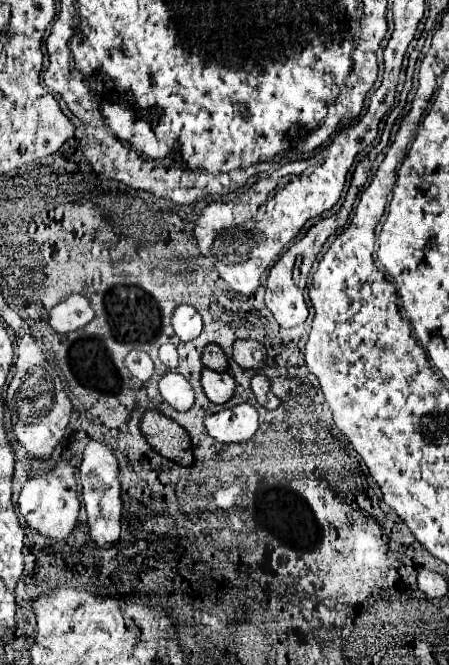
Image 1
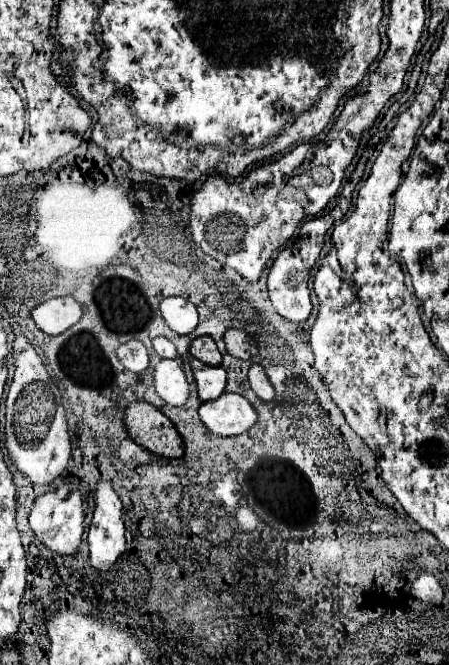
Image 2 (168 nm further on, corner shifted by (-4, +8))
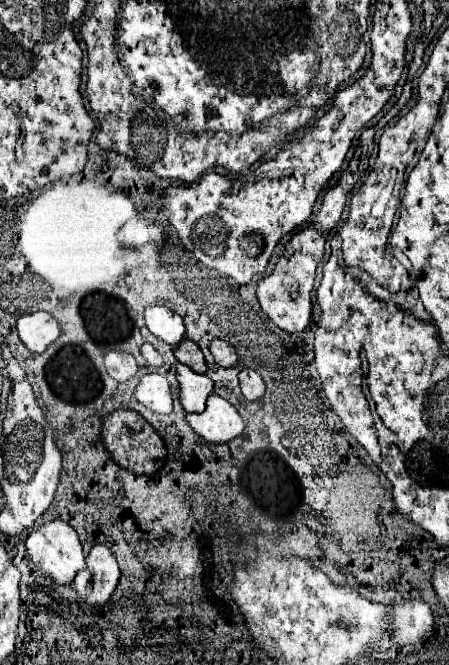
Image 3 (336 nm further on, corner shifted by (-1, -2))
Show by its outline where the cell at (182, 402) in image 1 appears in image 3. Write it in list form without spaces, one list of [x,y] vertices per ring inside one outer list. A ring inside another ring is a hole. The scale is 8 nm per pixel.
[[[147,373],[135,387],[135,399],[153,413],[167,415],[173,411],[173,399],[167,379],[161,373]]]

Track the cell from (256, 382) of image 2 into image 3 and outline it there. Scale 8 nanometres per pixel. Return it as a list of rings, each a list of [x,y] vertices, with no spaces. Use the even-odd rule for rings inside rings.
[[[243,369],[239,373],[239,385],[241,385],[243,397],[249,401],[259,401],[265,393],[265,383],[253,369]]]

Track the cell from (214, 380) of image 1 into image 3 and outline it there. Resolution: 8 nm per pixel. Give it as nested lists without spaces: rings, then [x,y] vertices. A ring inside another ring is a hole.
[[[177,363],[179,401],[187,413],[205,411],[205,401],[213,393],[213,381],[207,375],[199,375],[183,363]]]

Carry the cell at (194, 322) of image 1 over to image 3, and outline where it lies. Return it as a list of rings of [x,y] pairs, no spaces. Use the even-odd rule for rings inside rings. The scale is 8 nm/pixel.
[[[153,305],[145,309],[145,325],[155,337],[169,345],[177,345],[185,337],[183,319],[163,305]]]

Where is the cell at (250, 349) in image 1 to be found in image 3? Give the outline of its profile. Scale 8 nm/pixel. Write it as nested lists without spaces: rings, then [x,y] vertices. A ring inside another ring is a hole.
[[[213,339],[209,343],[209,351],[213,355],[213,359],[221,365],[221,367],[233,367],[237,363],[237,353],[235,353],[235,347],[229,345],[227,341],[223,339]]]

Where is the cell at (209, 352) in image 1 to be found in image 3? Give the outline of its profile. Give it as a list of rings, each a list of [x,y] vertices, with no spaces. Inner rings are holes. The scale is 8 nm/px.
[[[183,339],[175,349],[175,359],[181,361],[183,365],[191,367],[195,373],[205,373],[207,371],[207,365],[205,365],[205,359],[203,359],[203,353],[199,349],[197,343],[193,343],[191,339]]]

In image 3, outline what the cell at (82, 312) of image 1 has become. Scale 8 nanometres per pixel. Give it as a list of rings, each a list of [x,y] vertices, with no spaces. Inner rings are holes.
[[[37,311],[37,313],[19,317],[15,327],[17,327],[21,343],[31,353],[43,353],[61,333],[59,323],[53,319],[53,315],[45,311]]]

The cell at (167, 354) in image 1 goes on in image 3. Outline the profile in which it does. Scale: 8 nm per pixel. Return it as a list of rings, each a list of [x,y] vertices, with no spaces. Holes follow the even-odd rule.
[[[145,343],[143,347],[141,347],[141,355],[145,357],[145,361],[149,363],[149,365],[163,365],[163,359],[161,359],[161,355],[157,353],[157,349],[151,345],[151,343]]]

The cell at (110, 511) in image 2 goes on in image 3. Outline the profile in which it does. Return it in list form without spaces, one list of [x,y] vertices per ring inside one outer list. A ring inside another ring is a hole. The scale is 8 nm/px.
[[[93,545],[87,555],[87,567],[81,571],[73,585],[79,597],[93,607],[103,607],[113,595],[119,579],[119,565],[105,545]]]

